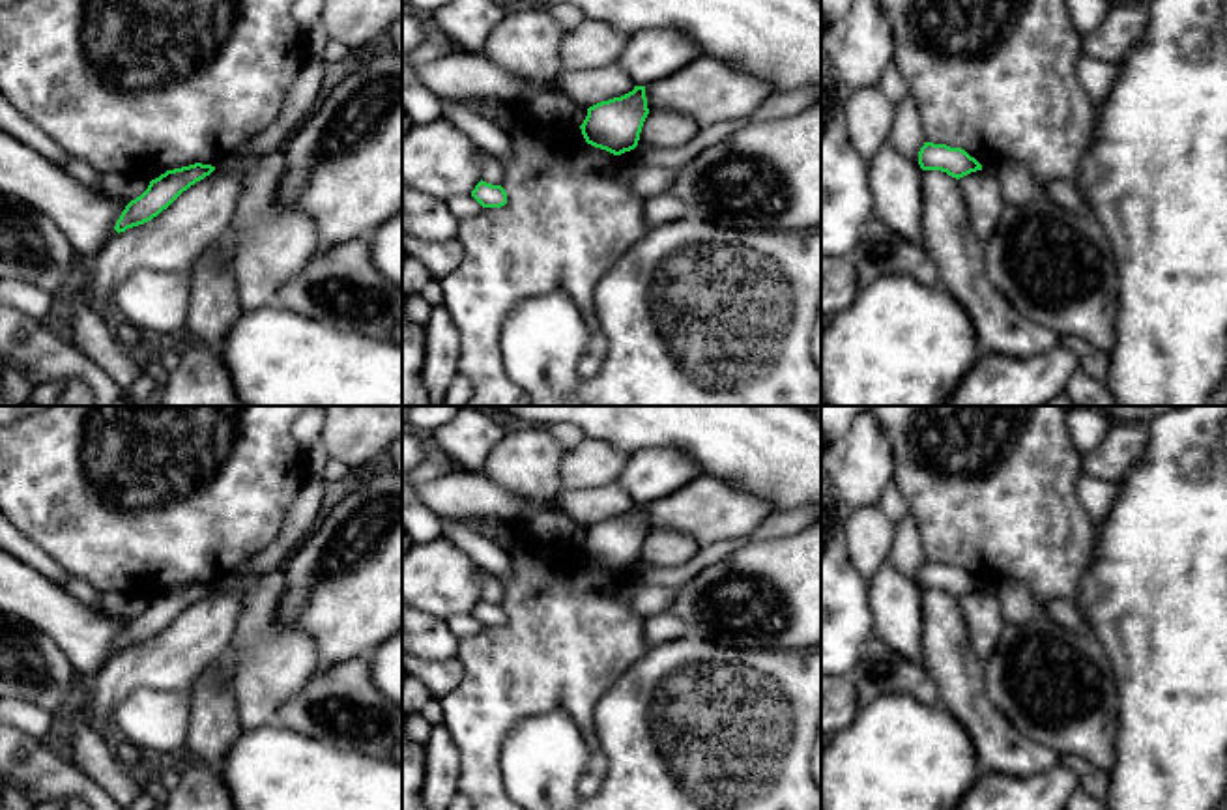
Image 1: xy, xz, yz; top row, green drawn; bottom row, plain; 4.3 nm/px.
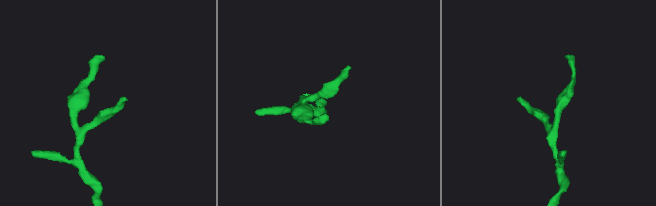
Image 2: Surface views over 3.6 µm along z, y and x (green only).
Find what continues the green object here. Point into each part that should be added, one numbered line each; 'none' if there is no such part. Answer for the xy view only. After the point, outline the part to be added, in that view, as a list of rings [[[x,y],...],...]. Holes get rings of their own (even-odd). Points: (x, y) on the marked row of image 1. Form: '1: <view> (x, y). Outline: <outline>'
none

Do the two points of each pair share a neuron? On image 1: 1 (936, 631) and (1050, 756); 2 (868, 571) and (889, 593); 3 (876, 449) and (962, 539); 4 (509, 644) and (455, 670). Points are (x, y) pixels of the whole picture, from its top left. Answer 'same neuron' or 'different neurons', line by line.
1: same neuron
2: different neurons
3: different neurons
4: different neurons

